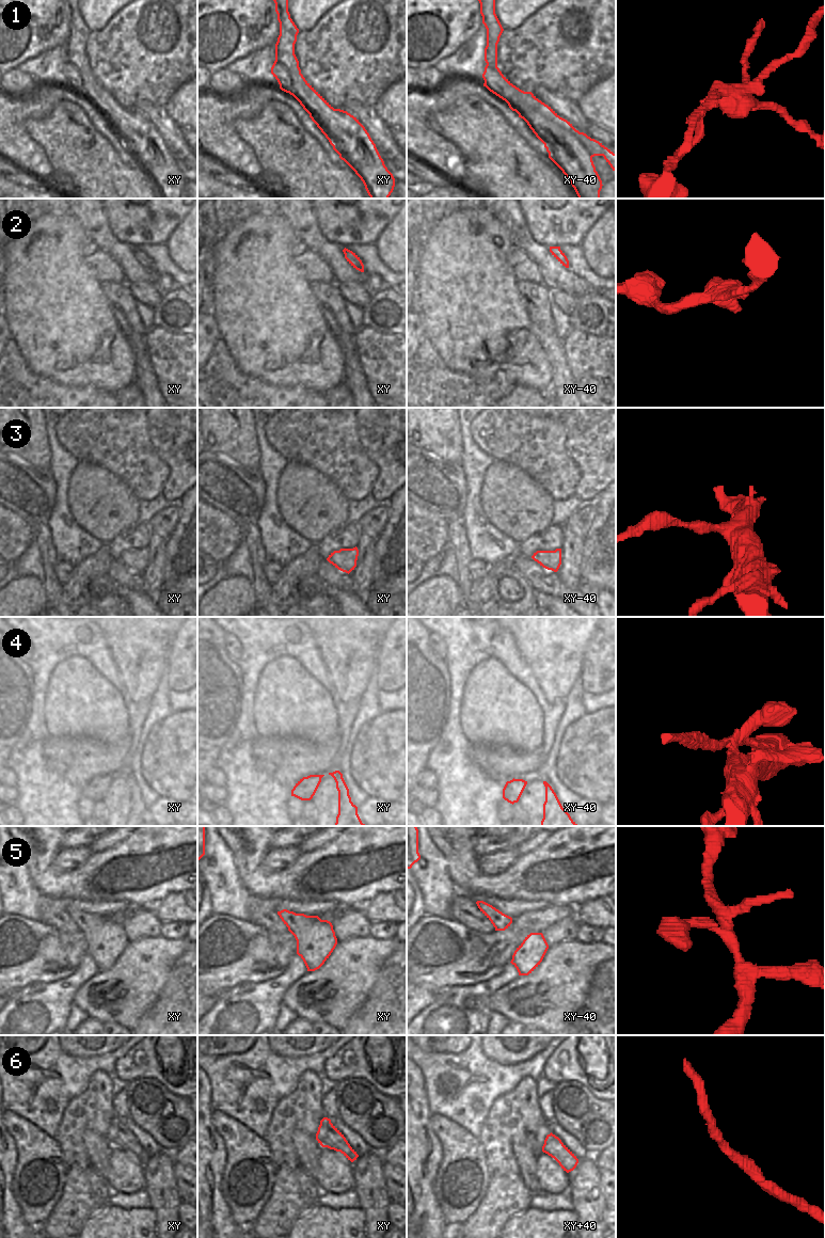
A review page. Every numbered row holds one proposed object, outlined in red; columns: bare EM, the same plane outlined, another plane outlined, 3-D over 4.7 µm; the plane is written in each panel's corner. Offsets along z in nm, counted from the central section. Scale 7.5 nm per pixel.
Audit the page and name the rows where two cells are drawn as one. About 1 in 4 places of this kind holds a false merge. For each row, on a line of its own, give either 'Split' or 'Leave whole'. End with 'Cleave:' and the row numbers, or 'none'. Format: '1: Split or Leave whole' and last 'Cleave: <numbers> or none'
1: Split
2: Leave whole
3: Split
4: Leave whole
5: Leave whole
6: Leave whole
Cleave: 1, 3

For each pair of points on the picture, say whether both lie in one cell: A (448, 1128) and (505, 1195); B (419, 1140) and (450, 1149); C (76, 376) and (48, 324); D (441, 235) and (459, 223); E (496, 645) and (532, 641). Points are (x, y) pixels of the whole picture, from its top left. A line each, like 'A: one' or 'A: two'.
A: two
B: two
C: one
D: one
E: two

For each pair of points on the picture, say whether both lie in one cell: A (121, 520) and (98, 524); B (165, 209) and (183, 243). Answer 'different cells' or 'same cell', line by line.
A: same cell
B: different cells

